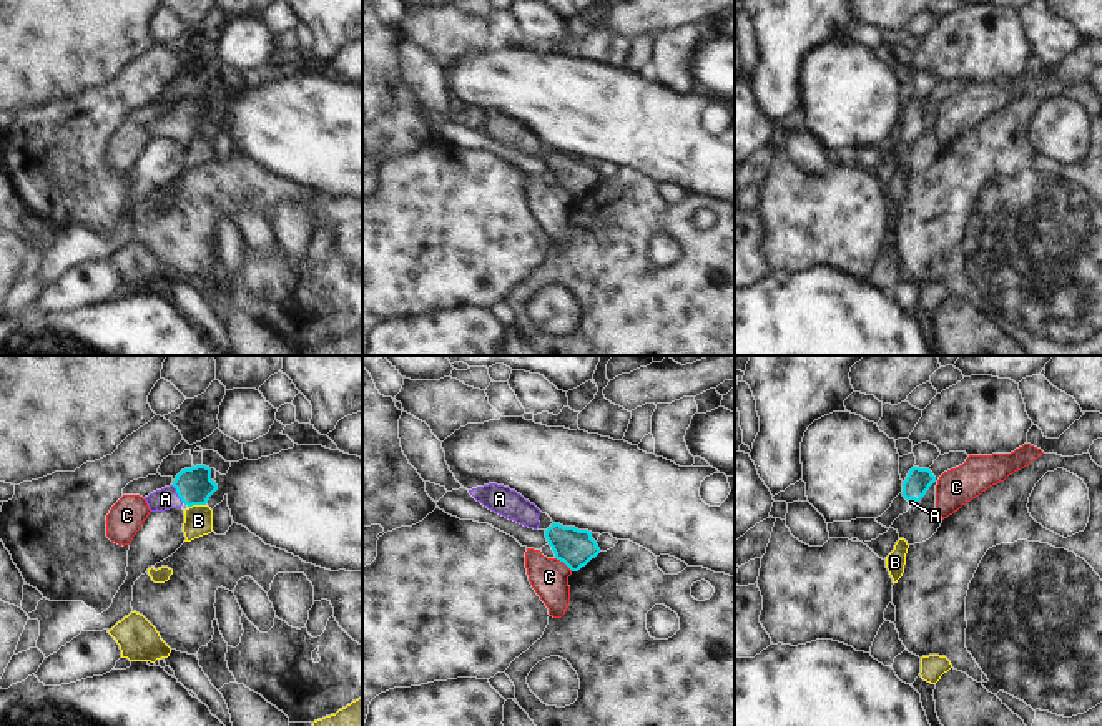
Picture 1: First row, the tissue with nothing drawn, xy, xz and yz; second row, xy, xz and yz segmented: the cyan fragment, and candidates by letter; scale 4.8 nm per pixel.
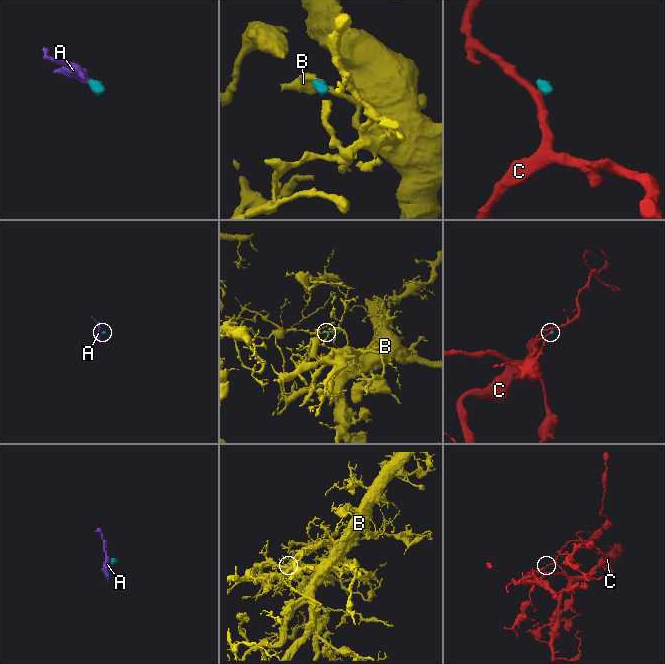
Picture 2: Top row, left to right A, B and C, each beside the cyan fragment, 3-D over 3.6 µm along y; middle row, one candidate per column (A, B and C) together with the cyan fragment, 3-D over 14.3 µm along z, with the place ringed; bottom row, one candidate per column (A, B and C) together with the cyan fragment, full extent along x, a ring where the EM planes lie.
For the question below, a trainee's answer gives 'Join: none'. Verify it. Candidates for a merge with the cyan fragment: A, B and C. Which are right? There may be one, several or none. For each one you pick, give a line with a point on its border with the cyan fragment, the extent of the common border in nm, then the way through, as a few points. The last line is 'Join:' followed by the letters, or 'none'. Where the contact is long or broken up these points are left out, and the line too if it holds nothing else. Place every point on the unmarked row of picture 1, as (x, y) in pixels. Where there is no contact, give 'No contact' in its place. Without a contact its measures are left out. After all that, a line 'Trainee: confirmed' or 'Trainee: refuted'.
A: Touches cyan at xy (177, 120). Shared border 110 nm. Path across: xy (193, 113), (177, 120), (165, 127)
Join: A
Trainee: refuted

